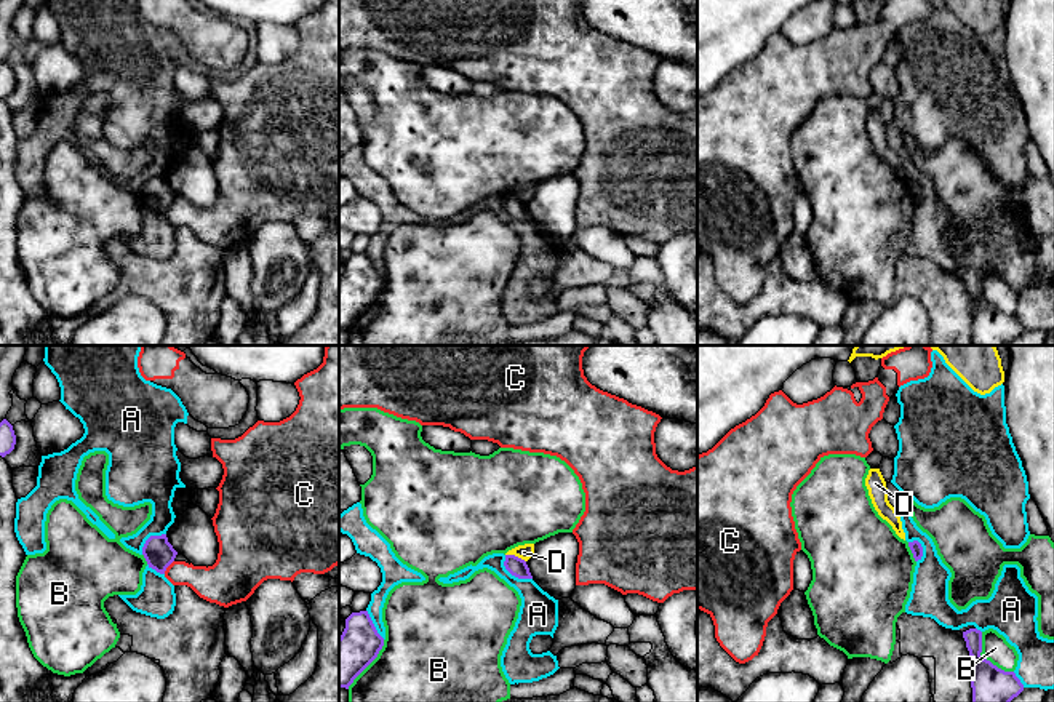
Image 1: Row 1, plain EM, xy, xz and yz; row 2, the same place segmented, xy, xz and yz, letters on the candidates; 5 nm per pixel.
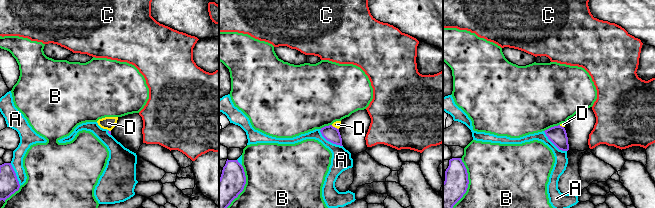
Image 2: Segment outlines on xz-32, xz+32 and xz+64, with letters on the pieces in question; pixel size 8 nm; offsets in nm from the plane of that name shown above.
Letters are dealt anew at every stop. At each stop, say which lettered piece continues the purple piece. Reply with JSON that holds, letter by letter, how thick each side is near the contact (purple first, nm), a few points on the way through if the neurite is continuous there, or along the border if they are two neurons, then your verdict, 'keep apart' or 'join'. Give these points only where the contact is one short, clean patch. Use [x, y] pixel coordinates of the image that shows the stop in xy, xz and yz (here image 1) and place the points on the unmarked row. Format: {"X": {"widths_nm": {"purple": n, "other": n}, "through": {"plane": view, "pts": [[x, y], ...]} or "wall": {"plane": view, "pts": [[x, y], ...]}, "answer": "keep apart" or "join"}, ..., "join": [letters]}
{"A": {"widths_nm": {"purple": 90, "other": 190}, "answer": "keep apart"}, "B": {"widths_nm": {"purple": 200, "other": 140}, "answer": "keep apart"}, "C": {"widths_nm": {"purple": 150, "other": 180}, "wall": {"plane": "xy", "pts": [[173, 202], [163, 215]]}, "answer": "keep apart"}, "D": {"widths_nm": {"purple": 90, "other": 70}, "wall": {"plane": "xz", "pts": [[506, 195], [514, 195], [525, 203]]}, "answer": "keep apart"}, "join": []}

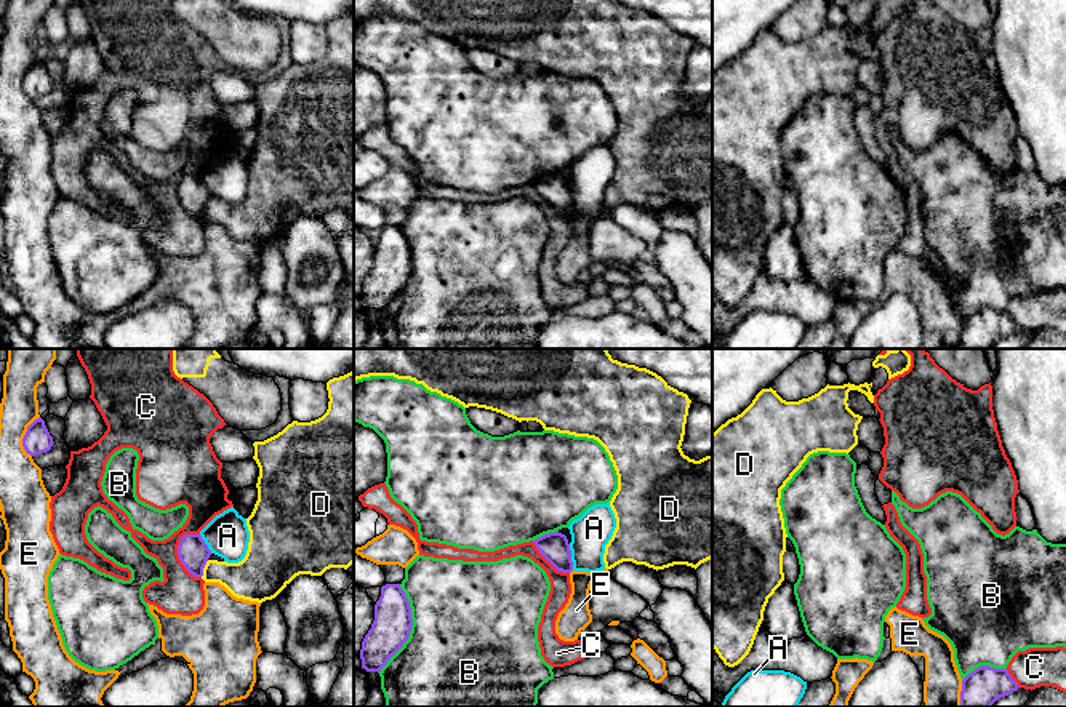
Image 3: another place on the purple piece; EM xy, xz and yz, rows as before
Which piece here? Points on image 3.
{"A": {"widths_nm": {"purple": 150, "other": 190}, "answer": "keep apart"}, "B": {"widths_nm": {"purple": 190, "other": 500}, "answer": "keep apart"}, "C": {"widths_nm": {"purple": 150, "other": 220}, "answer": "keep apart"}, "D": {"widths_nm": {"purple": 150, "other": 220}, "wall": {"plane": "xy", "pts": [[208, 202], [200, 218]]}, "answer": "keep apart"}, "E": {"widths_nm": {"purple": 140, "other": 220}, "answer": "keep apart"}, "join": []}

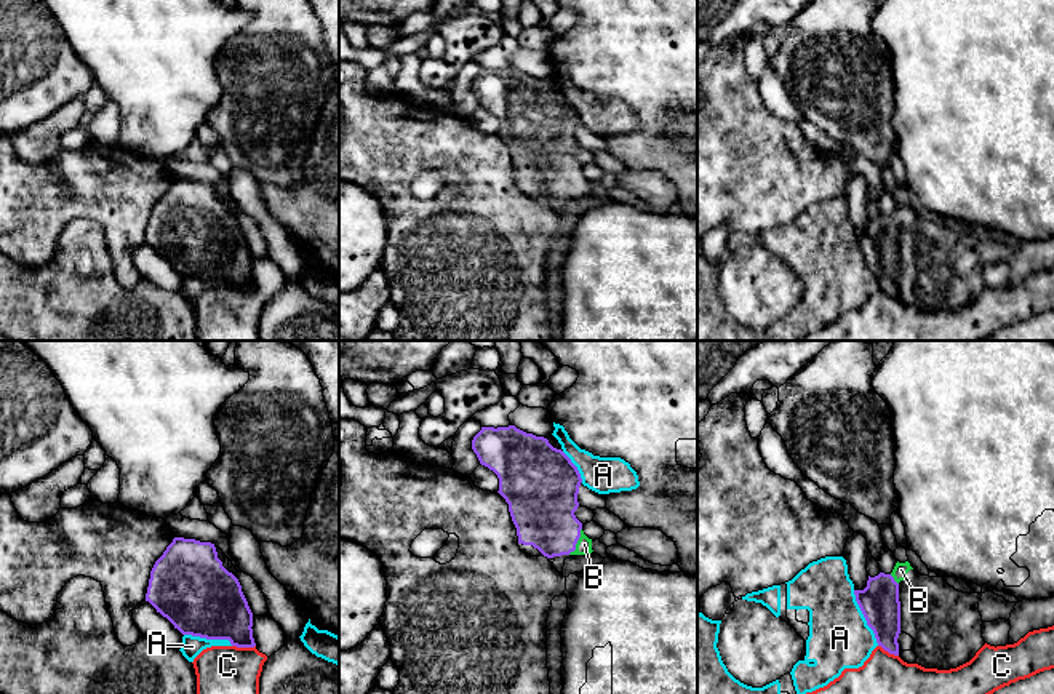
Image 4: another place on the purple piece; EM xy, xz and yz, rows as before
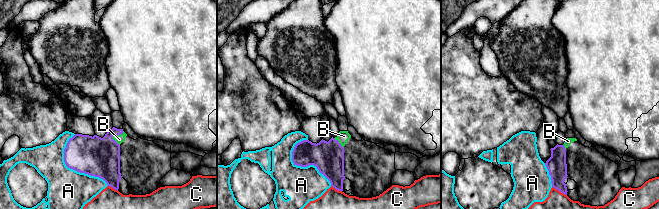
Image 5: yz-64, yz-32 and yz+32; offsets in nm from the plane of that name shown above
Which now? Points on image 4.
{"A": {"widths_nm": {"purple": 200, "other": 300}, "answer": "keep apart"}, "B": {"widths_nm": {"purple": 320, "other": 80}, "answer": "join"}, "C": {"widths_nm": {"purple": 320, "other": 320}, "wall": {"plane": "xy", "pts": [[232, 287], [255, 288]]}, "answer": "keep apart"}, "join": ["B"]}

